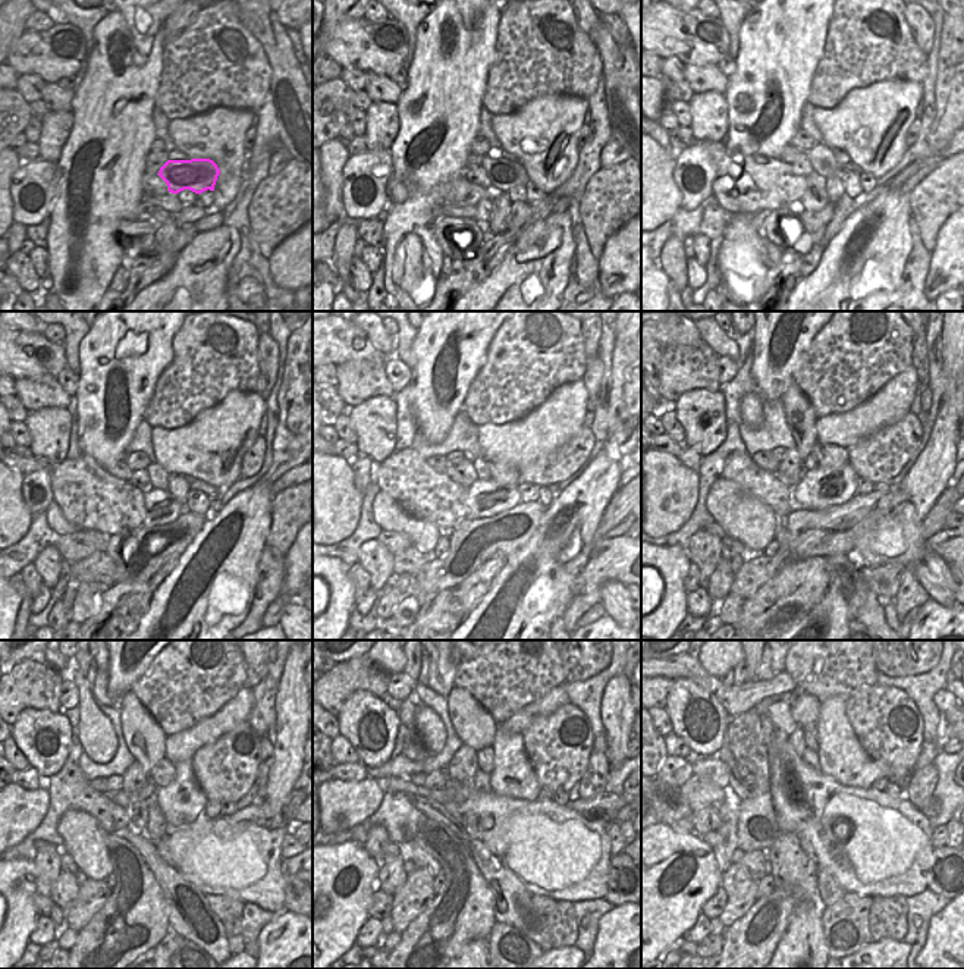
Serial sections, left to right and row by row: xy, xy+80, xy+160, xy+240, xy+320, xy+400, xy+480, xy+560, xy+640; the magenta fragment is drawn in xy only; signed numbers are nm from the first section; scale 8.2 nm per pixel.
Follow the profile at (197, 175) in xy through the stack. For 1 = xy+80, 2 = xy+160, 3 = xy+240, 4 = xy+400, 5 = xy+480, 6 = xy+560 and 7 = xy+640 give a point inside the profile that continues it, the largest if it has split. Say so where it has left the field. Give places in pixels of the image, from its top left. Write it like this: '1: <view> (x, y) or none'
1: xy+80 (504, 173)
2: xy+160 (823, 163)
3: xy+240 (159, 477)
4: xy+400 (810, 463)
5: xy+480 (123, 799)
6: xy+560 (452, 793)
7: xy+640 (710, 768)

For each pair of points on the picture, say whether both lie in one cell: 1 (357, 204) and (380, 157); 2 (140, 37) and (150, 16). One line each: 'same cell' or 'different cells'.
1: same cell
2: same cell

